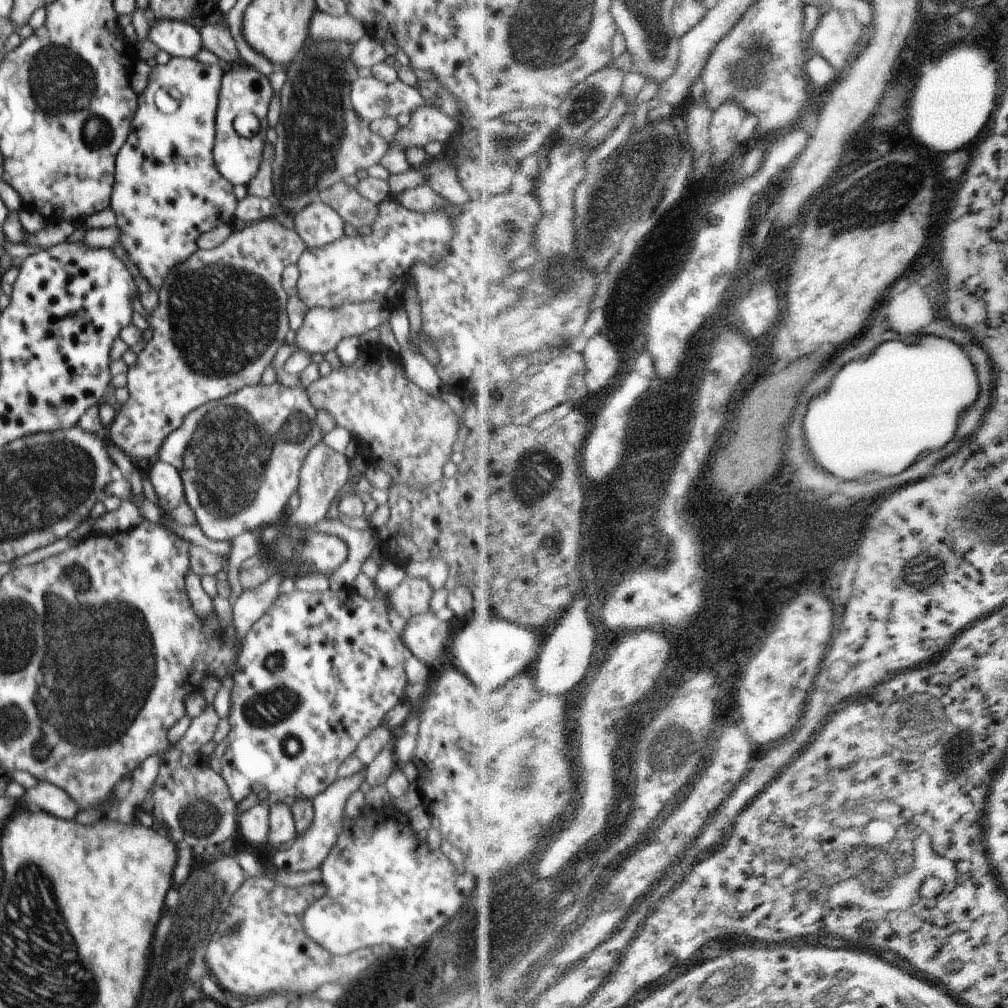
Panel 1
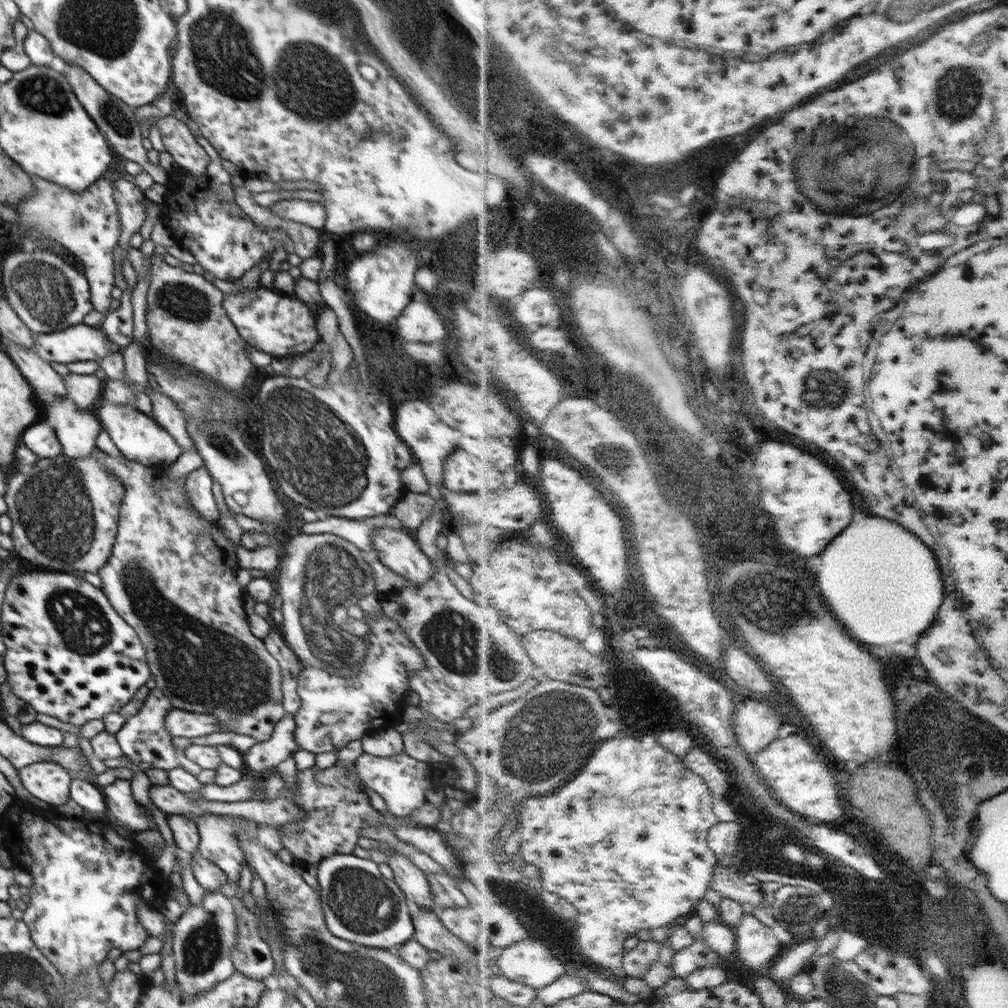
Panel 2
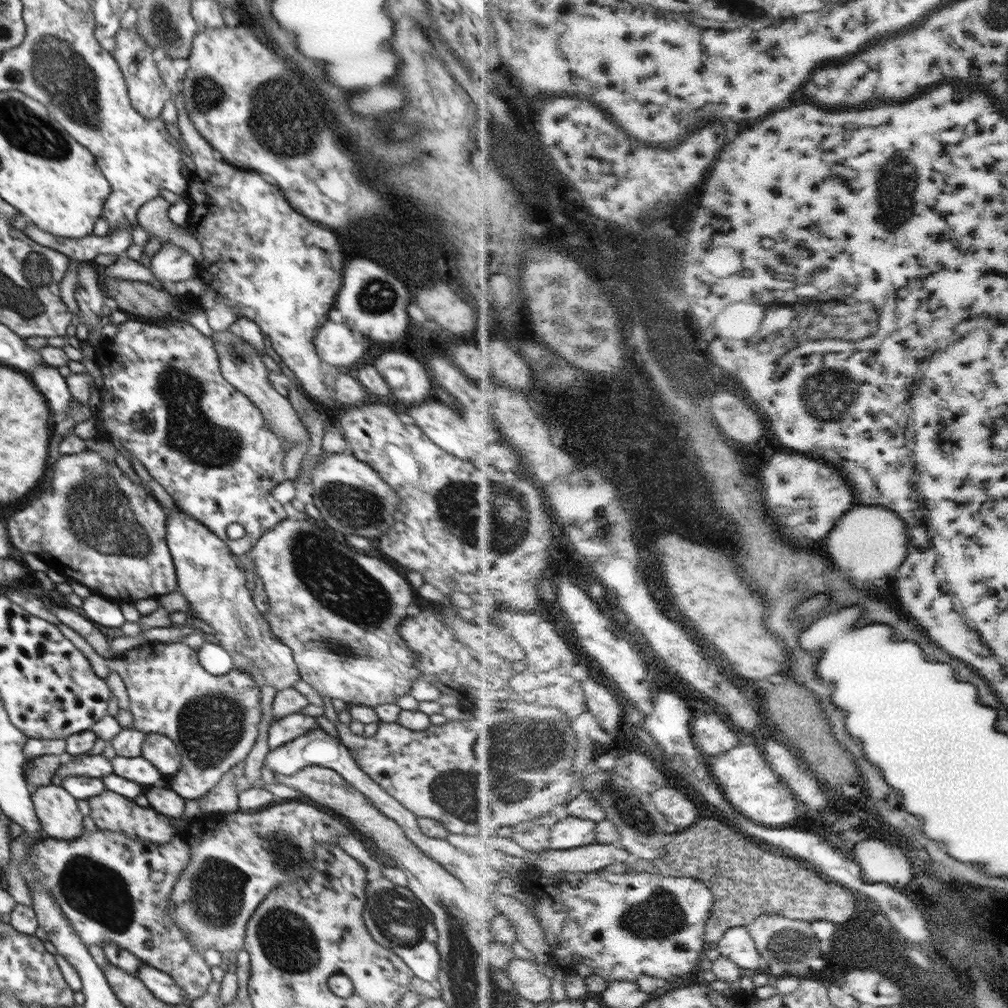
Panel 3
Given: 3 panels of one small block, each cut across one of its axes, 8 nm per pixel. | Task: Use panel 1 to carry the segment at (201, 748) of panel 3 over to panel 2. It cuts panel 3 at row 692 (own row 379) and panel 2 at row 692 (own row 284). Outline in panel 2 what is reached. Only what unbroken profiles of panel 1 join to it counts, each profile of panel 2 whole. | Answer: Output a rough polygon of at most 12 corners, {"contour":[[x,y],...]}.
{"contour":[[167,468],[124,485],[102,592],[174,709],[268,741],[282,670],[226,531]]}

